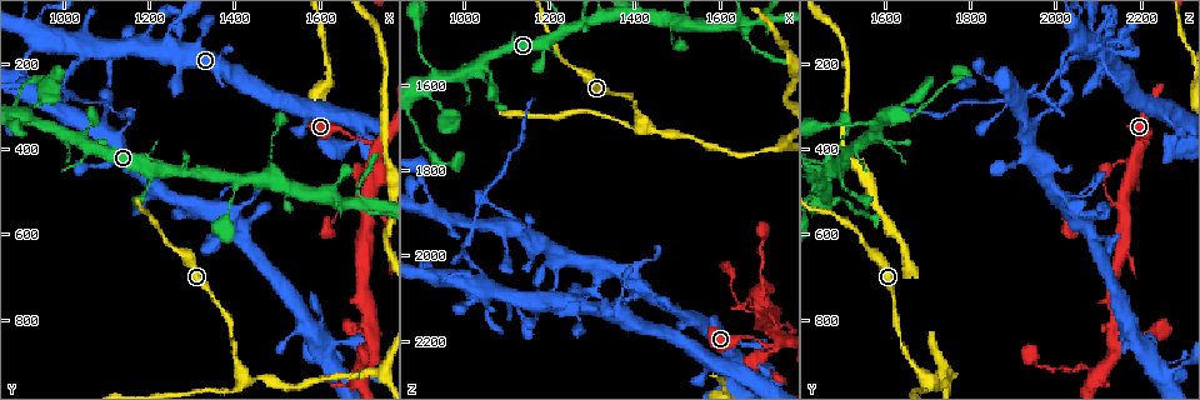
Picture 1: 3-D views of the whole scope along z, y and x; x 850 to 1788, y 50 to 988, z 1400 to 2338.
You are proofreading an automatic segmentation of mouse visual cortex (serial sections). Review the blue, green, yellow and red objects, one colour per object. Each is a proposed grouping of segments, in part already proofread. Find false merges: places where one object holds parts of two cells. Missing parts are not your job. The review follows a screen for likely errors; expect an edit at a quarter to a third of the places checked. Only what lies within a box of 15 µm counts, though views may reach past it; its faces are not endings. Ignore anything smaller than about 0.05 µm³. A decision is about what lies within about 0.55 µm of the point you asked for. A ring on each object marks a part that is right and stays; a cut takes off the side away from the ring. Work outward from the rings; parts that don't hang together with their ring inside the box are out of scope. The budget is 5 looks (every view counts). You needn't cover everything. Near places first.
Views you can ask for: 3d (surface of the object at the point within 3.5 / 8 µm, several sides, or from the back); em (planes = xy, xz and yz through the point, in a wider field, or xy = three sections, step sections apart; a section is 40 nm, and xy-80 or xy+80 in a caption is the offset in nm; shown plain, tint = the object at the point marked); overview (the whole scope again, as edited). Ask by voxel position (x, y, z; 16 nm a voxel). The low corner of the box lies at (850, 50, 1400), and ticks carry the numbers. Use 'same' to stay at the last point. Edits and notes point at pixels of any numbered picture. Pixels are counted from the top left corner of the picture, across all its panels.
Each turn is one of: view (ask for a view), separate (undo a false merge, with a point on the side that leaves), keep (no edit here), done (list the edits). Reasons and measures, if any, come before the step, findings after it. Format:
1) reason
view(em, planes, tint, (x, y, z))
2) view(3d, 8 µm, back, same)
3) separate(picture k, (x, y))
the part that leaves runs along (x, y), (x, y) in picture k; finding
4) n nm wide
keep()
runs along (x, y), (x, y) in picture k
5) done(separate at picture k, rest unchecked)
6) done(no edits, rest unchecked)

sharp bend
view(3d, 3.5 µm, (1630, 525, 1460))

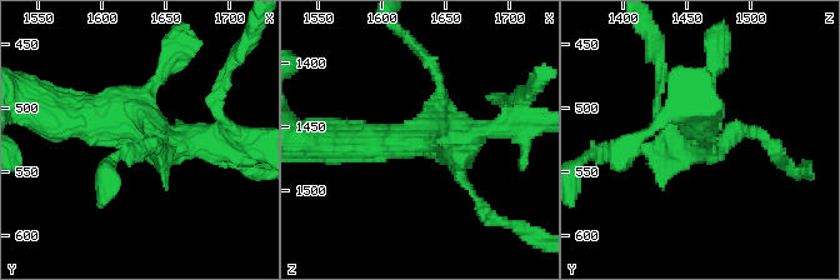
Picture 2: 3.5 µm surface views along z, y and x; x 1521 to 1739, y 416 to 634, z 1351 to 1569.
view(em, xy, step 3, tint, same)

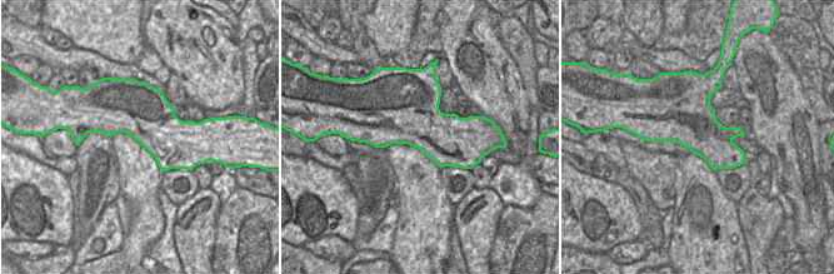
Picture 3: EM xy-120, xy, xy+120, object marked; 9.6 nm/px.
view(em, xy, step 5, tint, same)

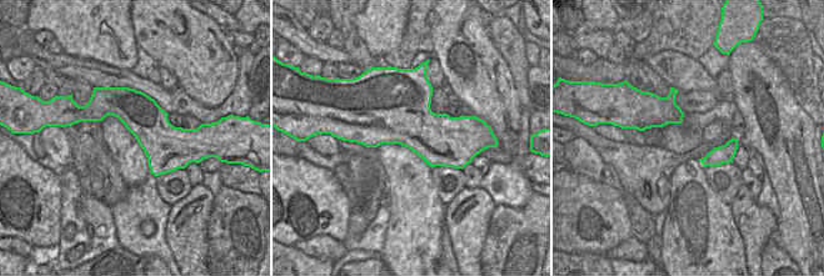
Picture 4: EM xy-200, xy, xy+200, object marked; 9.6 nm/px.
keep()
runs along (65, 118), (226, 144) in picture 2; all the same cell

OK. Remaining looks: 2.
narrows sharply
view(3d, 3.5 µm, (1030, 205, 2030))

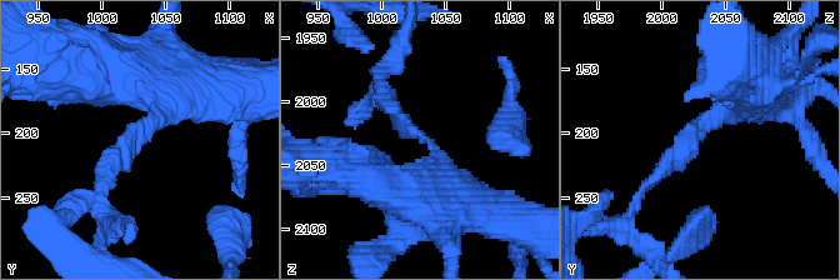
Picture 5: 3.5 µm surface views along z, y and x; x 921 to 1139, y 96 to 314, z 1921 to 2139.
need the tissue
view(em, xy, step 5, tint, (1034, 198, 2026))

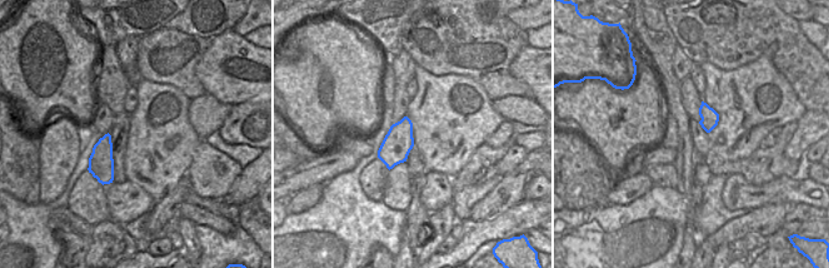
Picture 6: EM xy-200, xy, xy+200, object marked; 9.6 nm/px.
arms of 200, 500 nm
keep()
runs along (759, 85), (704, 124), (650, 181) in picture 5; continuous, no second cell

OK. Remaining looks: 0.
done(no edits, rest unchecked)

